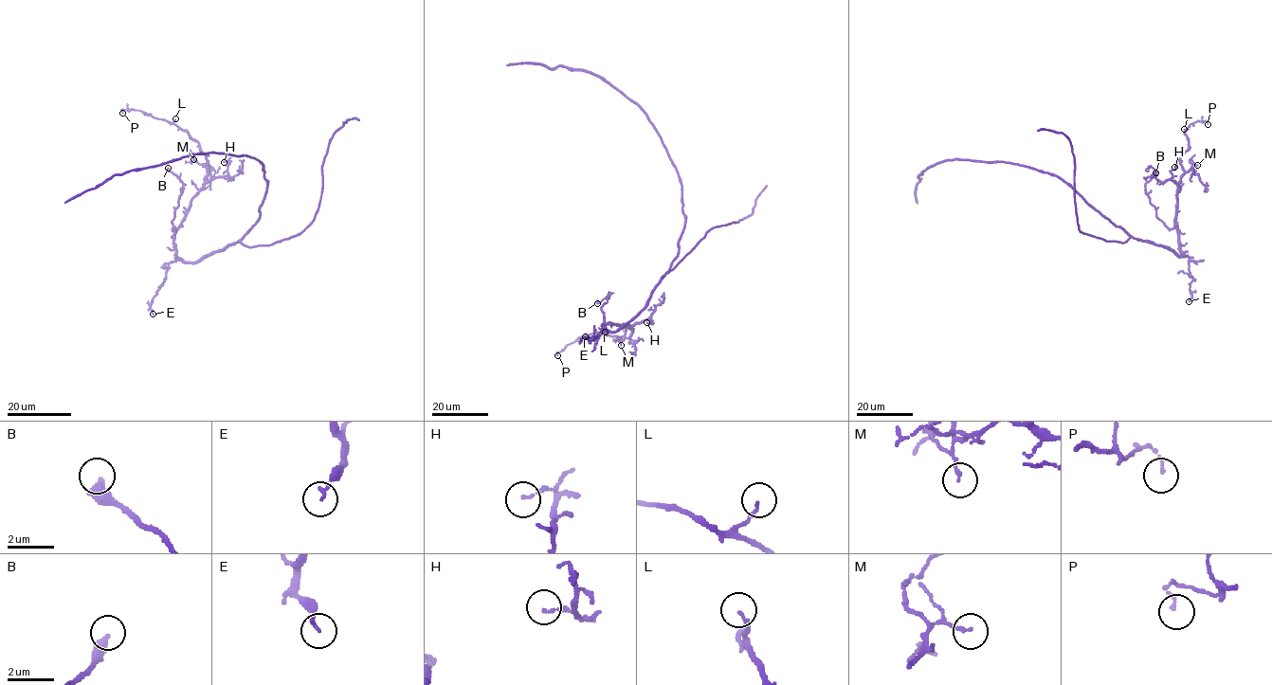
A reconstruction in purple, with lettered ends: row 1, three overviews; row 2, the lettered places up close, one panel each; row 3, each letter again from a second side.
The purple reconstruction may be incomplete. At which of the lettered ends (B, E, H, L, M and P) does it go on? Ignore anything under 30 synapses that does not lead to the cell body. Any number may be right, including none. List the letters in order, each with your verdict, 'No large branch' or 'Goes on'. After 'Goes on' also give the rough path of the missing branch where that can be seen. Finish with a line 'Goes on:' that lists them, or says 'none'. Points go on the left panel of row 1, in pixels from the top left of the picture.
B: No large branch
E: No large branch
H: No large branch
L: No large branch
M: No large branch
P: No large branch
Goes on: none

